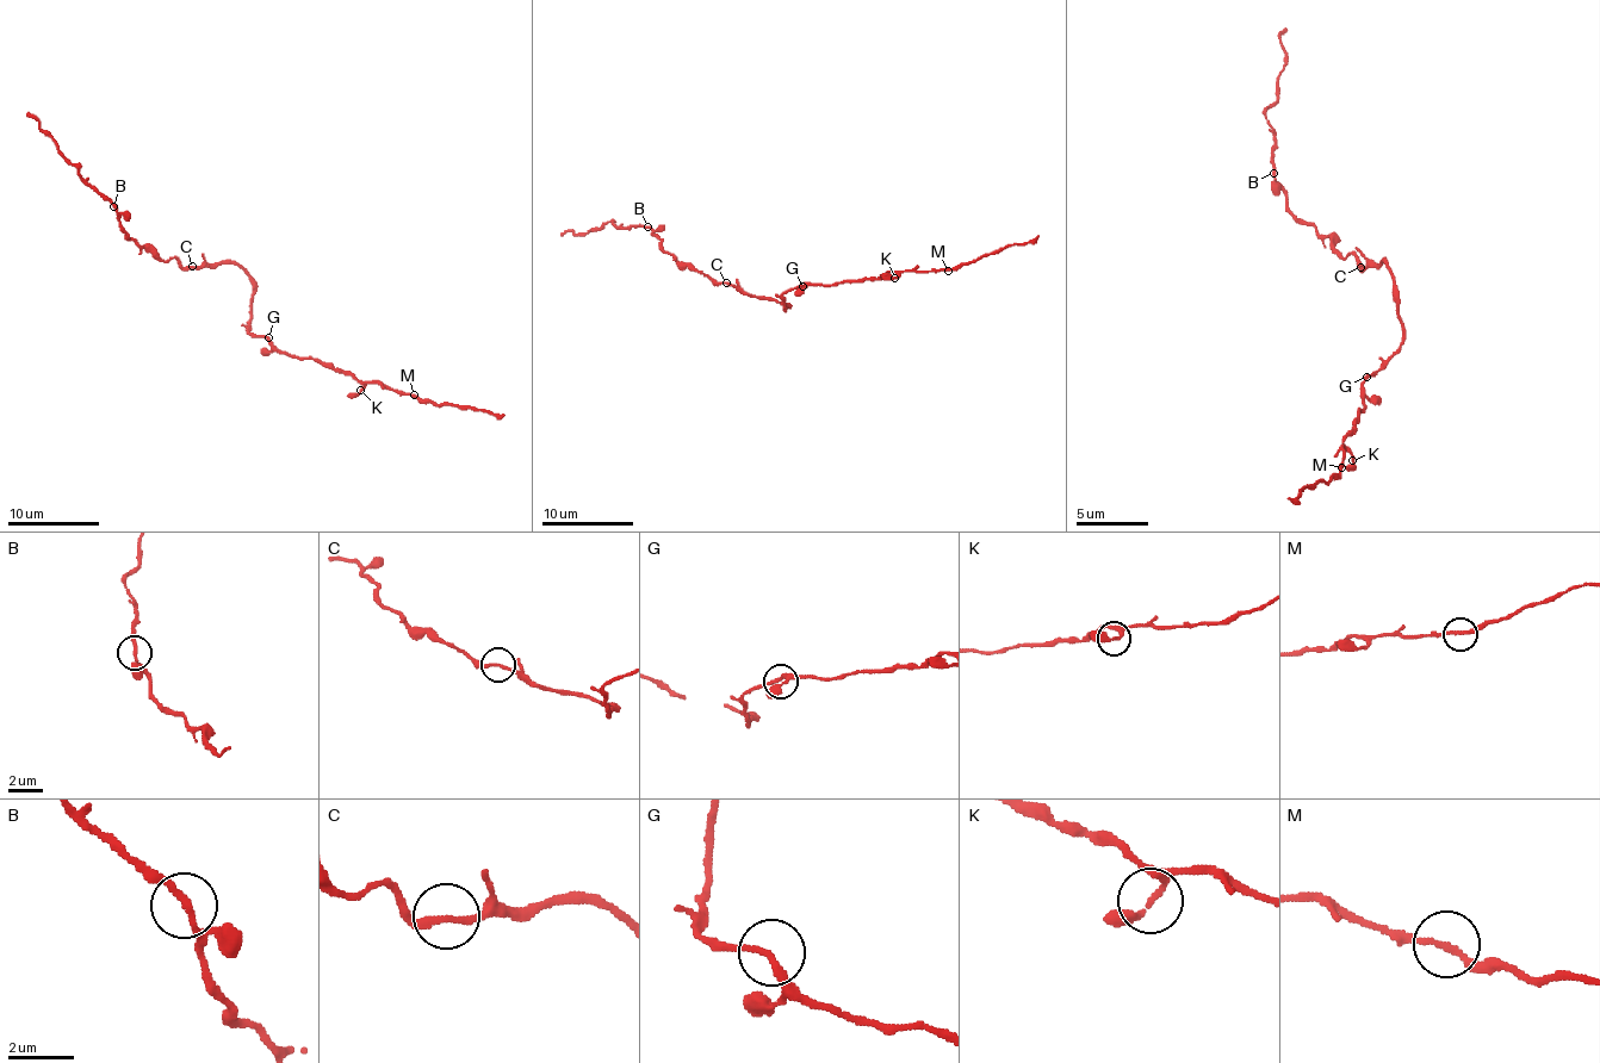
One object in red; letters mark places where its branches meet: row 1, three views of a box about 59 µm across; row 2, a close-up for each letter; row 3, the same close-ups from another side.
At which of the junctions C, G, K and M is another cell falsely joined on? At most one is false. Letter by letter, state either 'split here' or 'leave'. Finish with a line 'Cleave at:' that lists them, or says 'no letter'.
C: leave
G: leave
K: leave
M: leave
Cleave at: no letter

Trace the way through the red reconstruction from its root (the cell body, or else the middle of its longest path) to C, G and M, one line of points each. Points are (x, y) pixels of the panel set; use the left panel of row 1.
C: (252, 288), (252, 280), (236, 263), (192, 266)
G: (252, 288), (252, 318), (248, 330), (268, 337)
M: (252, 288), (248, 330), (252, 335), (266, 337), (291, 355), (316, 358), (360, 381), (382, 381), (414, 395)

